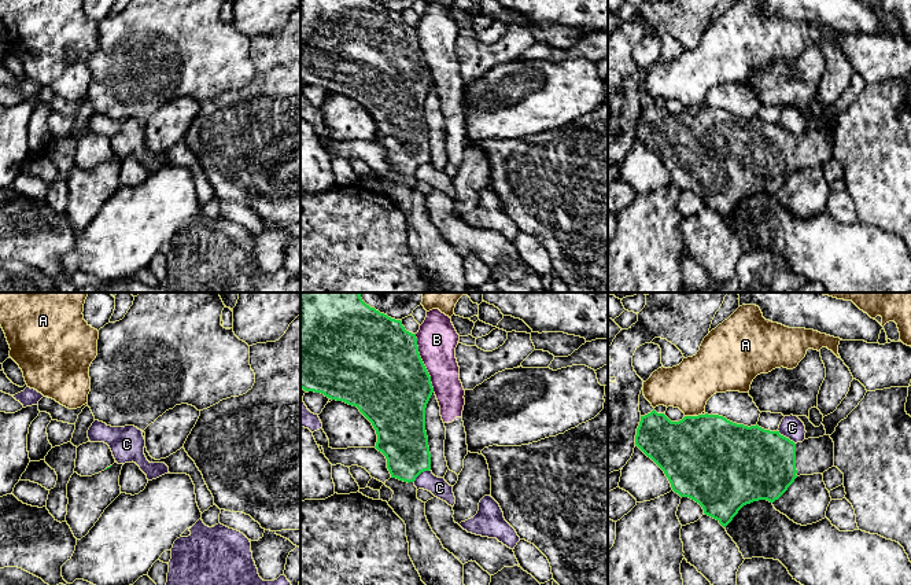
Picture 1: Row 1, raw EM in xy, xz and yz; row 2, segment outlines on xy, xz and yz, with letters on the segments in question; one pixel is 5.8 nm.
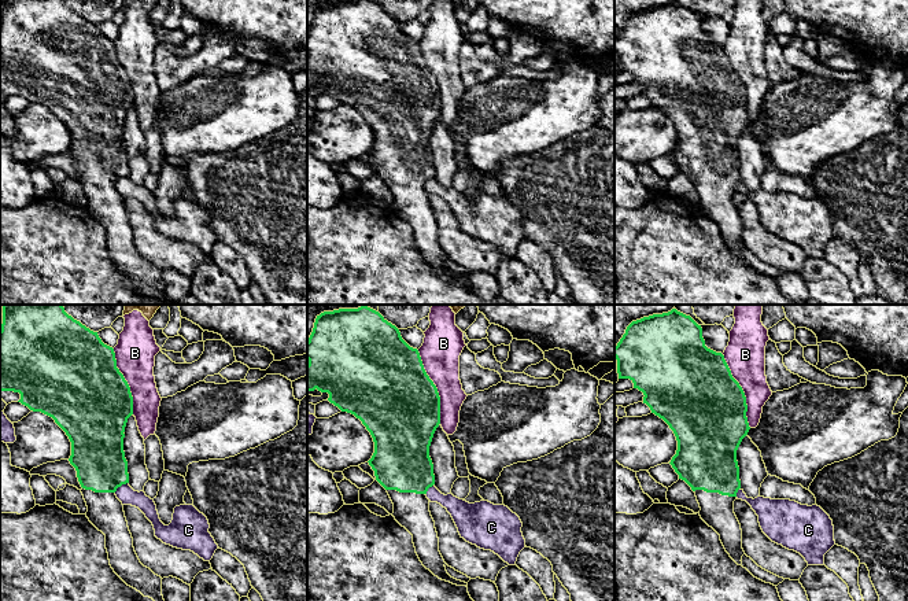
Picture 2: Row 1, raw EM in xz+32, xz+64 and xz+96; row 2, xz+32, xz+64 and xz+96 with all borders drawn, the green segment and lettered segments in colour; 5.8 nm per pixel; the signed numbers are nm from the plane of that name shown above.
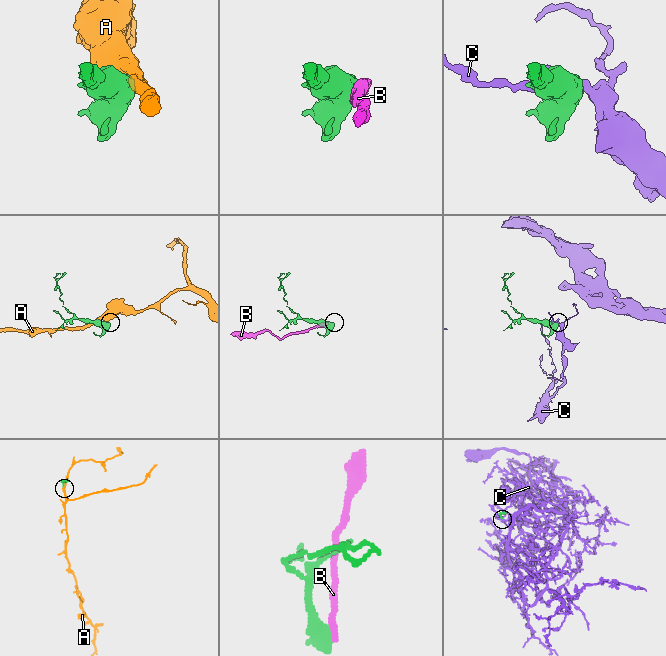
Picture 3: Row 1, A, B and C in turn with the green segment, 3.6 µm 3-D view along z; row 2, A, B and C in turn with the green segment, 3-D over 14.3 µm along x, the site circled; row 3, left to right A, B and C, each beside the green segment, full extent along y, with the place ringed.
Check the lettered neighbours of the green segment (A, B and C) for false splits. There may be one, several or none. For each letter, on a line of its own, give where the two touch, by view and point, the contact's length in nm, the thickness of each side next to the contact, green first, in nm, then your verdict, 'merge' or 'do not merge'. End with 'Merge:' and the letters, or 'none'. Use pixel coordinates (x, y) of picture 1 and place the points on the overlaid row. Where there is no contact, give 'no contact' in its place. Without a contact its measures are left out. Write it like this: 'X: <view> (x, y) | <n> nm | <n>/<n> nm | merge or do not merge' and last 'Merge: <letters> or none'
A: yz (692, 416) | 100 nm | 500/280 nm | do not merge
B: xz (423, 363) | 360 nm | 480/240 nm | do not merge
C: yz (785, 437) | 130 nm | 420/140 nm | do not merge
Merge: none

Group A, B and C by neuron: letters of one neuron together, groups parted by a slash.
A / B / C

